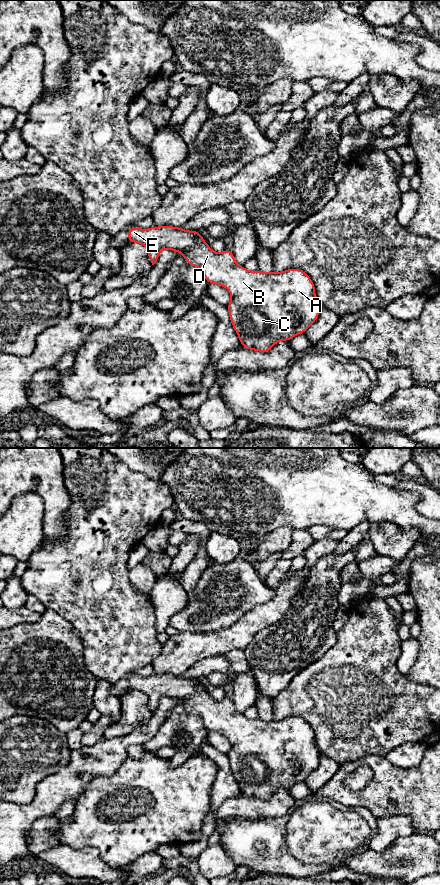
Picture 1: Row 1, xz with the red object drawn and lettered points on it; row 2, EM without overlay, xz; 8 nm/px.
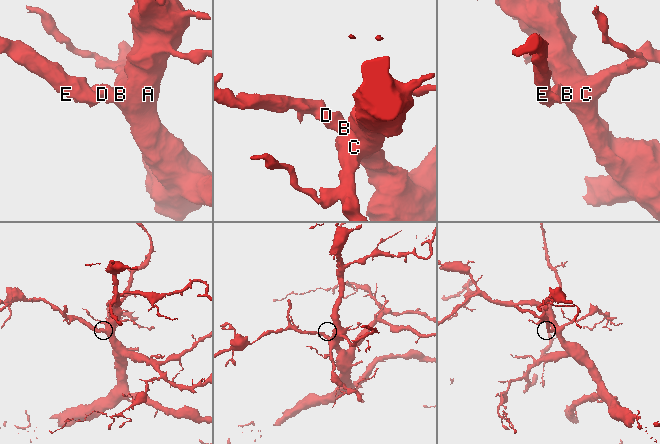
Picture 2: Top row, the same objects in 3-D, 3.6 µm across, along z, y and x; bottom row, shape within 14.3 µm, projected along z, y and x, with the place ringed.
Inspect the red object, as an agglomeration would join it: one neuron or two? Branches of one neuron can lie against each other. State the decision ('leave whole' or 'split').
leave whole

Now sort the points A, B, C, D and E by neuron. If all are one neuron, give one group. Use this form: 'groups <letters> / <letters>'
groups A B C D E

